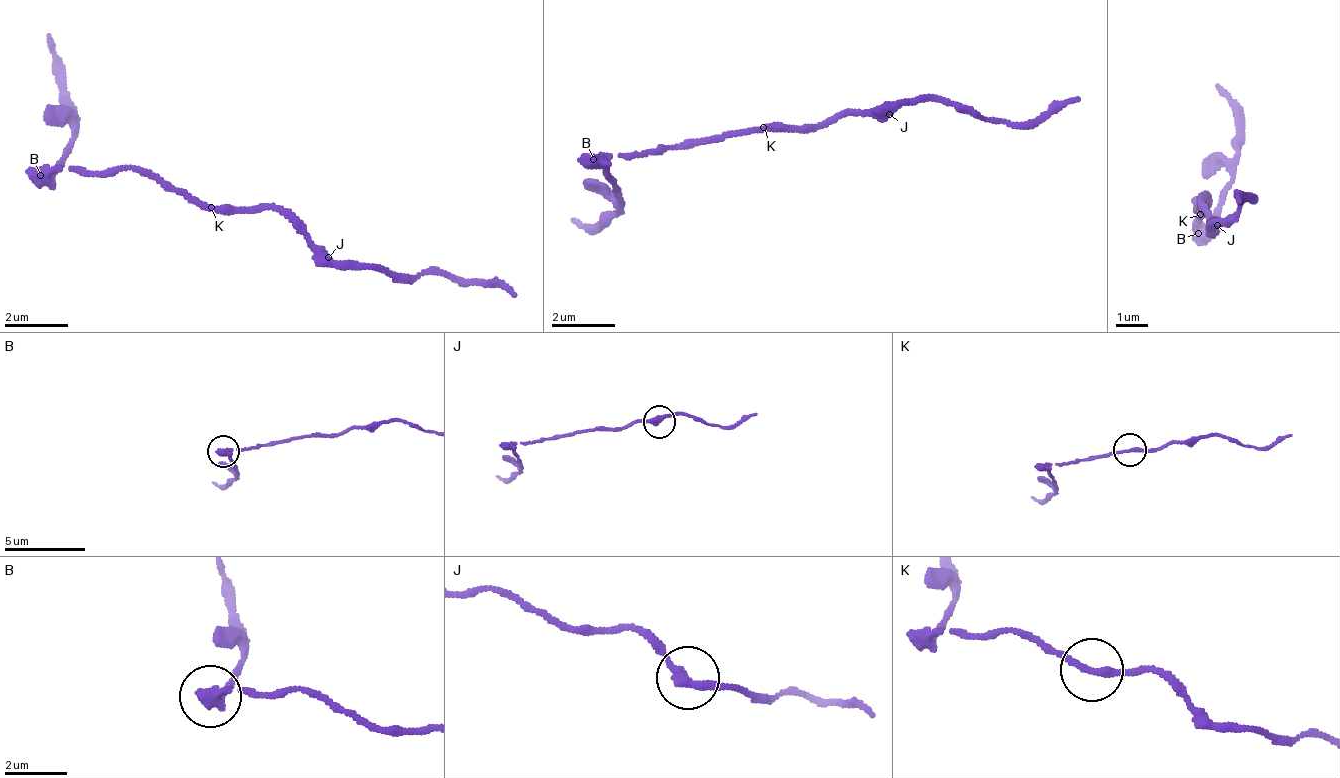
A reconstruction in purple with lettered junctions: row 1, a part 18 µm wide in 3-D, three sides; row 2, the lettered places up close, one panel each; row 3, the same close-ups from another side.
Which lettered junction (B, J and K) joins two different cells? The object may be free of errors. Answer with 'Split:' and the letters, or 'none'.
Split: B

